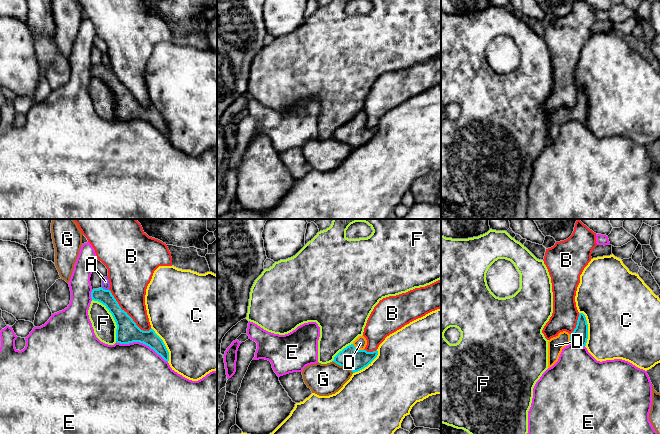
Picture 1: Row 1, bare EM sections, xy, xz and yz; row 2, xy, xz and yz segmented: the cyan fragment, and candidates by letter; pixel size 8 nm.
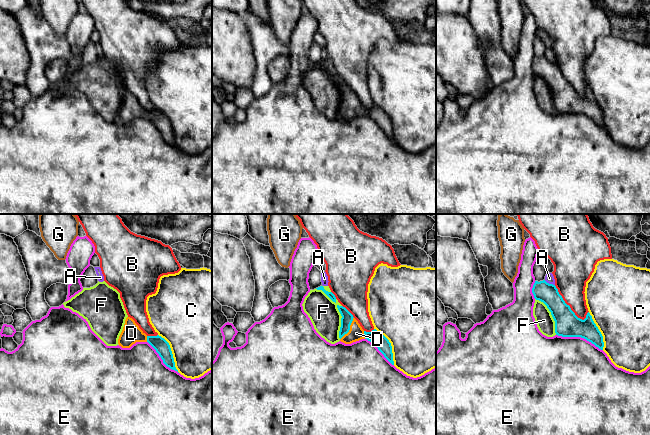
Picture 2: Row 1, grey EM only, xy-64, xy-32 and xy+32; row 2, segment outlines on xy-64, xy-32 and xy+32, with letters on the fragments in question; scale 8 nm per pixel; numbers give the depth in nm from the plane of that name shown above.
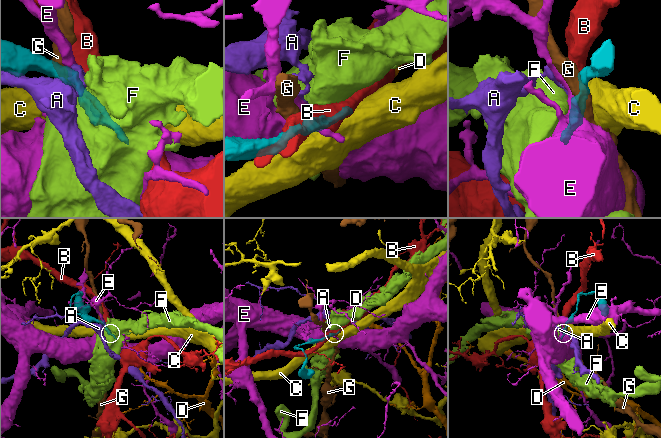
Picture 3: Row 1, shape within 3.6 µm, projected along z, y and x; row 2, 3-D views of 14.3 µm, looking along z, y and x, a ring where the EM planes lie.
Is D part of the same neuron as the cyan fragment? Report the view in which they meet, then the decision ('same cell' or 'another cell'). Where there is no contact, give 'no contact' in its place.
xz | same cell

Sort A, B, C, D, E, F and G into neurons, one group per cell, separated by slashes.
A / B / C / D / E / F / G

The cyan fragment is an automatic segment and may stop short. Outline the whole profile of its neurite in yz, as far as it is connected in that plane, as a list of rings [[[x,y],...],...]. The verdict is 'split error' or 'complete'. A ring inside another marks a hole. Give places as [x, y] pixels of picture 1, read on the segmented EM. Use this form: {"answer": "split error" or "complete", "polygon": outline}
{"answer": "split error", "polygon": [[[579,313],[576,328],[571,334],[563,331],[548,341],[548,368],[552,367],[558,361],[564,347],[570,343],[584,347],[586,346],[587,339],[587,320],[583,313]]]}

